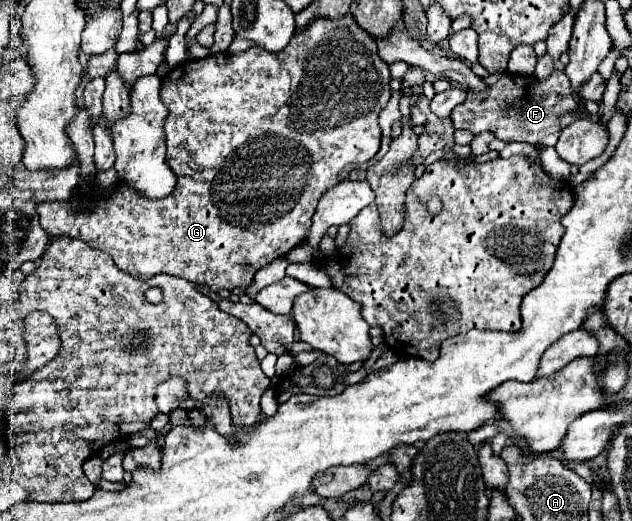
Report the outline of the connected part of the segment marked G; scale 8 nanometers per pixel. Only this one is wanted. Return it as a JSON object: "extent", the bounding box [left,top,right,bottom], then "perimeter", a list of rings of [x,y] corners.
{"extent":[37,16,391,292],"perimeter":[[[351,16],[313,18],[303,28],[303,32],[297,32],[291,38],[291,42],[287,44],[287,48],[281,52],[267,52],[259,46],[253,46],[253,48],[239,52],[239,54],[219,52],[219,54],[211,54],[211,56],[201,58],[201,60],[183,62],[163,78],[163,86],[161,86],[163,104],[169,110],[169,116],[167,116],[165,126],[163,126],[165,136],[167,136],[167,164],[177,176],[177,186],[175,186],[173,194],[163,198],[163,200],[149,200],[147,202],[147,198],[141,198],[129,186],[125,186],[123,182],[117,182],[111,198],[101,198],[95,192],[93,184],[79,184],[75,194],[79,194],[81,198],[87,198],[87,200],[91,196],[91,208],[87,212],[75,212],[75,210],[71,210],[71,202],[39,204],[37,212],[41,218],[41,226],[49,236],[63,236],[65,234],[71,238],[79,238],[79,240],[87,242],[91,248],[97,248],[97,250],[111,254],[115,264],[121,270],[125,270],[137,278],[151,278],[151,276],[163,272],[169,276],[185,278],[189,282],[207,284],[211,288],[211,292],[217,292],[221,288],[227,288],[227,290],[245,288],[253,280],[253,270],[269,264],[275,258],[285,256],[295,246],[299,246],[307,240],[311,220],[313,220],[313,214],[317,210],[317,202],[321,200],[321,196],[329,188],[339,184],[341,170],[349,164],[367,164],[377,154],[379,144],[381,144],[381,130],[377,124],[377,116],[387,106],[387,102],[391,98],[389,82],[391,82],[389,64],[379,58],[373,36],[367,34]]]}

